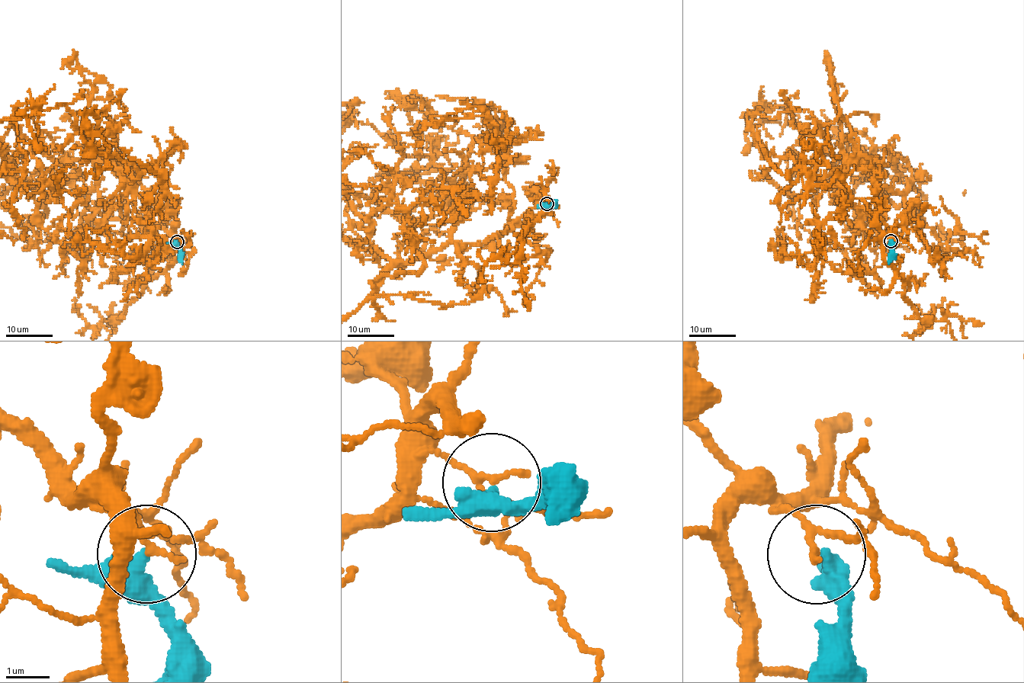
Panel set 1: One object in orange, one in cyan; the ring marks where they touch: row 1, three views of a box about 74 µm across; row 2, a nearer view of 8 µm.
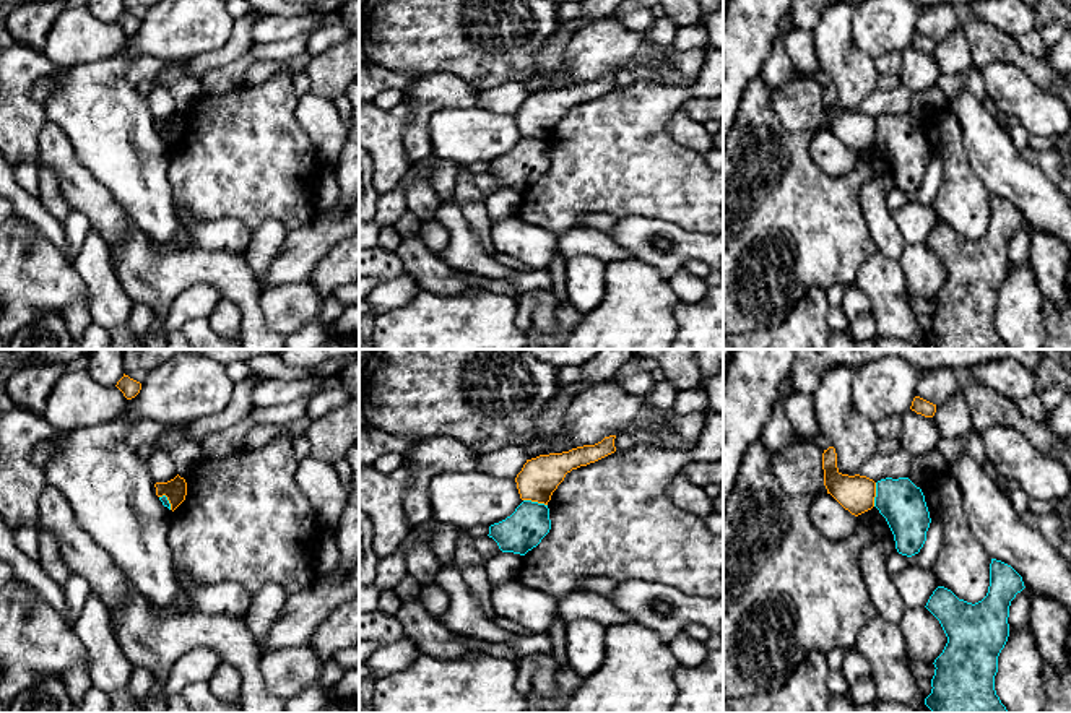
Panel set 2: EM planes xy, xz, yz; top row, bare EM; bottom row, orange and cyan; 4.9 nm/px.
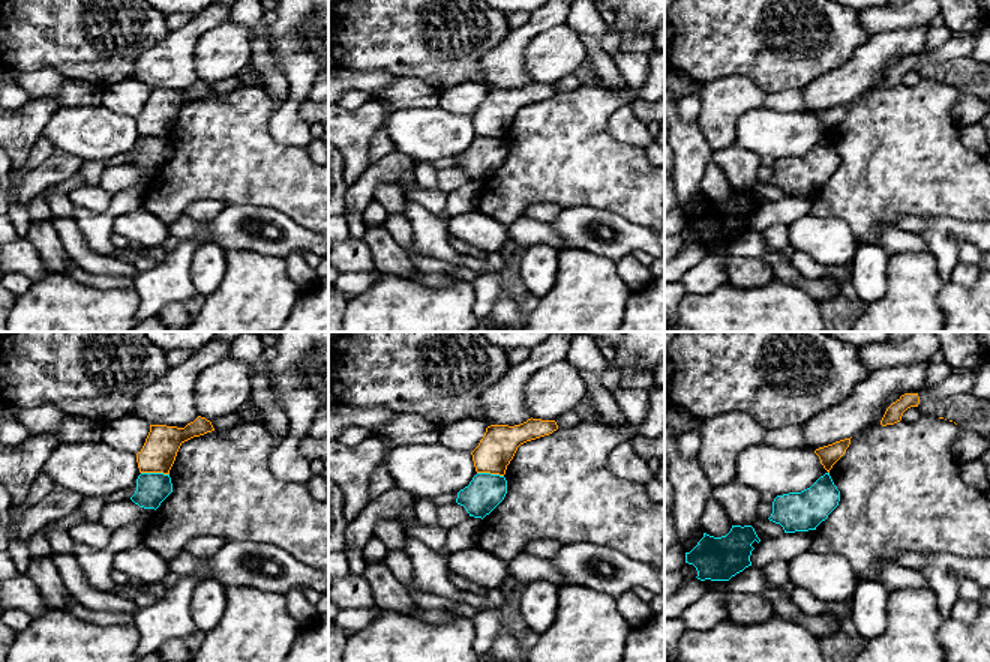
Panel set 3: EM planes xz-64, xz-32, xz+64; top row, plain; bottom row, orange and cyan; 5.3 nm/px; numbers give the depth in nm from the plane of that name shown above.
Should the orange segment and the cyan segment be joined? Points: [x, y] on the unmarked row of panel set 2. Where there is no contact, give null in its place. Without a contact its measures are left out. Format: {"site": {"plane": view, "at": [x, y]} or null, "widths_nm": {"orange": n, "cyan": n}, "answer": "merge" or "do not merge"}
{"site": {"plane": "xz", "at": [535, 137]}, "widths_nm": {"orange": 200, "cyan": 200}, "answer": "do not merge"}

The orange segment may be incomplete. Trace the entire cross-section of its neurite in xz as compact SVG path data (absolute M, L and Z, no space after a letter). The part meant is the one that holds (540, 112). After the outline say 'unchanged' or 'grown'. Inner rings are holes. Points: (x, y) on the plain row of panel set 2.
M609 71L595 81L527 96L515 114L520 135L548 141L567 109L614 89L614 75L616 71Z; unchanged

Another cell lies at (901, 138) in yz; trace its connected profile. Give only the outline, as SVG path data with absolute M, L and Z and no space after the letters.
M908 114L876 119L874 143L886 154L899 190L912 193L926 177L931 154L925 132Z

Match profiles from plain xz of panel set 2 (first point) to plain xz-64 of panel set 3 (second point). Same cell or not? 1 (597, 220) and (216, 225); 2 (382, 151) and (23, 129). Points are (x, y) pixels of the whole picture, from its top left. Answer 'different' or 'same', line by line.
1: different
2: same

